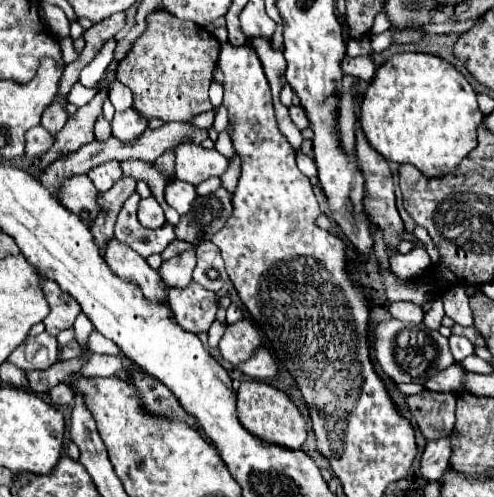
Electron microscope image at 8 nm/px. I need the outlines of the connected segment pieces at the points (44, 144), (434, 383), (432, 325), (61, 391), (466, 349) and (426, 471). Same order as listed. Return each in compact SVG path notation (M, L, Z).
M37 125L27 131L27 155L29 157L41 157L53 143L55 143L55 137L43 125Z
M451 365L447 367L445 371L439 371L431 377L425 379L425 389L429 391L449 391L449 393L463 393L463 387L461 387L461 379L465 377L465 371L457 365Z
M437 297L437 299L433 299L431 301L433 303L433 307L431 307L431 311L429 313L425 313L425 317L423 317L423 323L429 327L431 330L438 330L441 327L441 319L443 319L443 303L441 303L441 297Z
M61 383L61 385L53 387L53 389L49 391L49 395L51 395L51 401L53 401L55 405L71 405L75 393L73 393L73 389L71 389L69 383Z
M451 335L449 337L449 346L451 353L456 361L464 359L473 354L474 345L465 337Z
M449 437L445 439L437 439L427 443L423 455L421 455L421 477L425 481L439 481L441 475L445 473L445 469L449 467L449 455L451 455L451 447L449 447Z

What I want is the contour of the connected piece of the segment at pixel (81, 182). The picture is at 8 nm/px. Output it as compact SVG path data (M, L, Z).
M71 175L57 193L57 197L65 209L69 209L77 217L87 219L91 223L97 219L97 215L101 211L101 207L97 203L99 195L101 193L95 189L93 181L87 175Z

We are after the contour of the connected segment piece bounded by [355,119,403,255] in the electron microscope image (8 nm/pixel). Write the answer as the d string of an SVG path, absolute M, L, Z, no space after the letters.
M357 119L357 123L355 123L355 155L357 155L357 161L361 163L361 171L363 171L365 181L367 181L365 207L367 207L367 211L369 211L369 217L373 219L373 223L377 223L377 225L381 227L381 231L383 231L383 235L385 235L385 241L389 243L389 255L391 255L391 253L395 253L395 247L397 247L399 241L401 241L401 239L399 239L399 233L403 231L403 221L401 221L401 217L399 217L399 213L397 213L397 207L395 207L393 177L391 177L391 169L389 169L385 157L383 157L381 153L377 153L377 151L369 145L369 141L367 141L363 129L361 129L359 119Z

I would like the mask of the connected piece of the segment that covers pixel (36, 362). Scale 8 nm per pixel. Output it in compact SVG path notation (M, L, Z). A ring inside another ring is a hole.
M43 331L37 337L27 337L25 343L7 359L23 371L47 369L57 363L57 339Z

